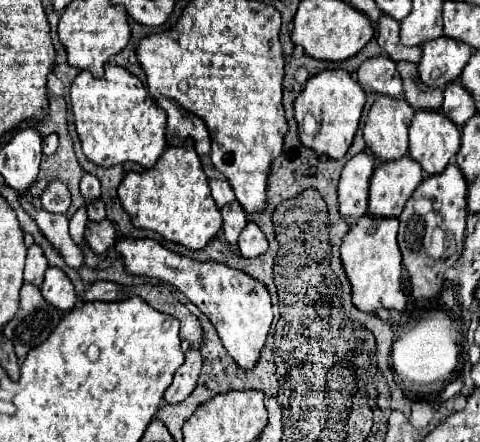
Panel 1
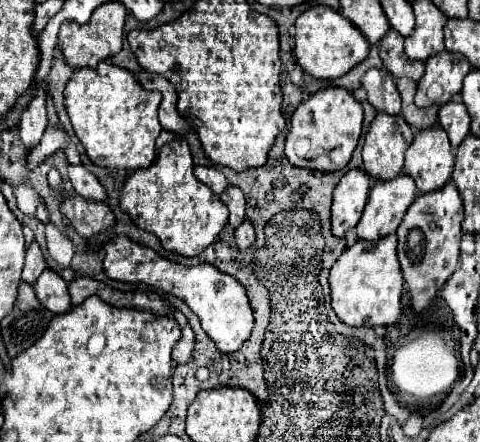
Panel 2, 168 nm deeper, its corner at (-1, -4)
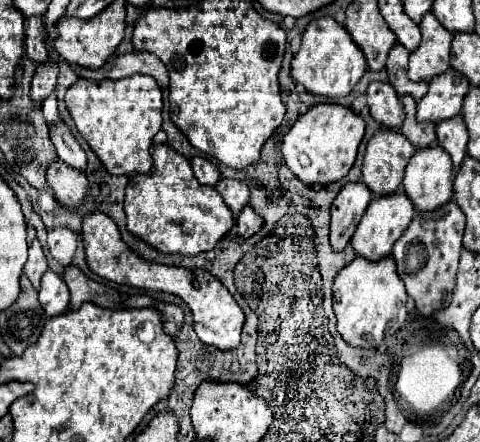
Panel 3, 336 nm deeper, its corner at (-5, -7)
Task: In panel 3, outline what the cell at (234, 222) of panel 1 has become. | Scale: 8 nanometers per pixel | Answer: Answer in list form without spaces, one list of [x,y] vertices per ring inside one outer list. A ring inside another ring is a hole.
[[[219,179],[215,189],[221,193],[223,201],[227,203],[227,207],[239,215],[239,211],[247,205],[247,199],[249,199],[249,187],[245,181],[239,181],[239,179]]]

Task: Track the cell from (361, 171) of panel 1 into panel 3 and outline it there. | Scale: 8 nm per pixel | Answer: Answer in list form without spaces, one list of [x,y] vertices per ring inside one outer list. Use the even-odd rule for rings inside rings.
[[[347,183],[331,205],[329,241],[333,251],[343,251],[355,233],[355,225],[363,217],[373,193],[361,183]]]

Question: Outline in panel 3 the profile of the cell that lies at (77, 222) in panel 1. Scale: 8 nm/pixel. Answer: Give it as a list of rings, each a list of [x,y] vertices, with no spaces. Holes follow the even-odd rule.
[[[93,211],[93,213],[83,215],[81,239],[83,239],[83,245],[85,245],[87,265],[93,273],[97,273],[99,277],[103,277],[107,281],[113,281],[113,283],[123,283],[123,285],[133,285],[133,287],[141,287],[141,289],[173,293],[189,305],[189,309],[193,313],[193,329],[203,343],[219,347],[223,351],[239,345],[245,315],[243,315],[241,307],[237,305],[237,301],[233,299],[233,295],[209,271],[169,267],[169,265],[159,265],[159,263],[145,261],[143,257],[133,253],[121,241],[117,225],[103,211]]]

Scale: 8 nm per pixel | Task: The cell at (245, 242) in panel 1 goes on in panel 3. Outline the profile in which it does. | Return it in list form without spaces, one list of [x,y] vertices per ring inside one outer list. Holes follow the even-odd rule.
[[[245,205],[245,209],[237,217],[237,233],[239,233],[239,237],[249,239],[251,235],[255,235],[259,231],[261,225],[263,225],[263,221],[259,219],[259,215],[255,215],[255,211],[249,205]]]

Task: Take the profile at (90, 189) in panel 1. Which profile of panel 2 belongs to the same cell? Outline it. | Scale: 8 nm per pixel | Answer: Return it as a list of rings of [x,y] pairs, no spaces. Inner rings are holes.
[[[47,126],[47,132],[43,134],[43,140],[39,142],[39,148],[35,148],[35,152],[31,152],[27,156],[27,170],[37,170],[39,164],[51,156],[55,150],[65,150],[67,158],[71,164],[81,164],[79,160],[79,152],[75,150],[75,146],[71,144],[69,136],[61,130],[61,128],[53,128]]]

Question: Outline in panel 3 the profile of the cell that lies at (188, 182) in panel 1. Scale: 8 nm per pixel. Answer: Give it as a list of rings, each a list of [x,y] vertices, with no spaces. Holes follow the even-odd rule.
[[[151,145],[151,157],[155,161],[151,173],[131,177],[125,189],[123,211],[127,217],[127,231],[169,255],[197,255],[209,251],[233,227],[233,213],[215,187],[201,185],[195,179],[185,155],[167,145]]]

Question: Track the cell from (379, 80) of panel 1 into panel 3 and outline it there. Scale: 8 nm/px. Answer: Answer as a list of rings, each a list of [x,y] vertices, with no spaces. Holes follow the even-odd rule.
[[[375,81],[367,87],[367,103],[371,117],[387,129],[399,129],[403,123],[401,99],[389,83]]]

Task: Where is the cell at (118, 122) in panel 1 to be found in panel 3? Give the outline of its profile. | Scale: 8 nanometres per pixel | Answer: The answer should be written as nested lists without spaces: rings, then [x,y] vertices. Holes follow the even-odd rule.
[[[131,75],[119,81],[79,79],[65,93],[67,109],[81,137],[113,175],[139,175],[153,167],[149,153],[153,135],[161,129],[163,95],[157,81],[149,75]]]

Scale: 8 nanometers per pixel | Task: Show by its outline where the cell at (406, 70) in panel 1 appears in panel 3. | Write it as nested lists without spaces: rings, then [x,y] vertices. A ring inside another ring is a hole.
[[[411,95],[401,97],[403,109],[405,109],[405,121],[401,127],[401,133],[417,147],[433,147],[435,145],[435,123],[419,123],[415,119],[415,99]]]

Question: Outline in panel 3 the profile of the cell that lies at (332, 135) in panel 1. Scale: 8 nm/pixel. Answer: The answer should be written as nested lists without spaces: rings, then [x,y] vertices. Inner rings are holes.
[[[319,103],[293,123],[293,127],[283,139],[281,153],[287,167],[305,185],[315,185],[315,183],[331,185],[343,179],[353,167],[363,133],[365,133],[365,121],[349,107]]]

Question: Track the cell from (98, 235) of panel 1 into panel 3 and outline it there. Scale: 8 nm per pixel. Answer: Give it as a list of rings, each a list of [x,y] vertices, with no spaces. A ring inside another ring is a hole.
[[[61,159],[51,161],[51,165],[47,167],[47,183],[53,189],[55,199],[65,207],[79,205],[89,191],[85,175],[79,169],[69,167]]]

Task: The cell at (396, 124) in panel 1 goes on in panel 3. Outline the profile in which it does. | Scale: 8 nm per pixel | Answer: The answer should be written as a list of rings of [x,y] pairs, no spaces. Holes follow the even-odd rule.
[[[393,129],[377,131],[365,149],[363,185],[375,195],[391,195],[403,181],[403,171],[415,147]]]

